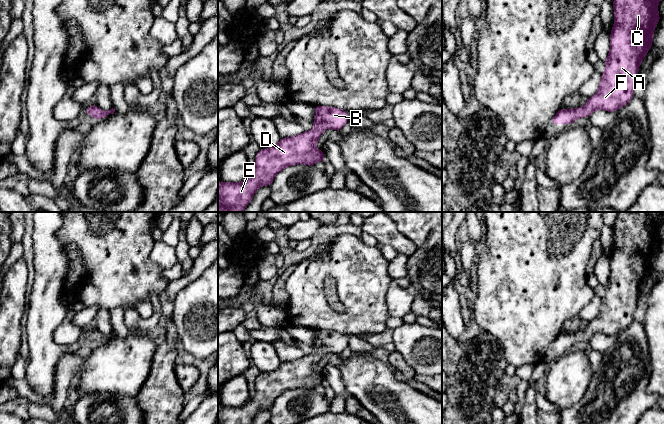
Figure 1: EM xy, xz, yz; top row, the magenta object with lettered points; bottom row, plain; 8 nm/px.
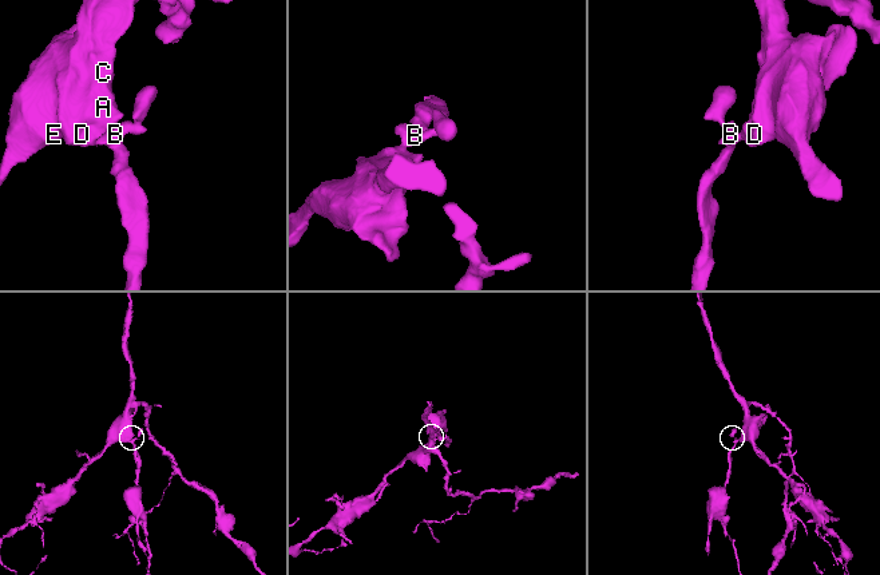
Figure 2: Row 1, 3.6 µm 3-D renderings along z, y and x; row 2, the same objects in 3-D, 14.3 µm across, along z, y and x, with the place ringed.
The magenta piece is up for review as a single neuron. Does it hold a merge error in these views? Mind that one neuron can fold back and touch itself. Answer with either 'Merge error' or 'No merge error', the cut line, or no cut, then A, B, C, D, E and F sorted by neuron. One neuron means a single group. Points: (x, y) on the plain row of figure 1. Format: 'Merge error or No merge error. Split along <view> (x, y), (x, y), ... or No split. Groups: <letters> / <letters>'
No merge error. No split. Groups: A B C D E F

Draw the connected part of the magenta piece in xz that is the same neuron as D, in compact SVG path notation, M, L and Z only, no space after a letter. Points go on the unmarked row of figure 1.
M314 330L314 353L304 355L300 359L282 362L279 367L268 373L261 372L255 381L255 394L243 406L221 406L218 408L218 424L252 424L260 410L270 410L275 400L291 389L304 388L314 390L317 385L325 386L324 376L314 371L319 367L319 361L325 353L340 354L348 346L348 337L335 331Z

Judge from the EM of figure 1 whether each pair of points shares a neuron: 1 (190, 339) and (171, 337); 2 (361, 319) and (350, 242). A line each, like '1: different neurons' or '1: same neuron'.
1: different neurons
2: same neuron

